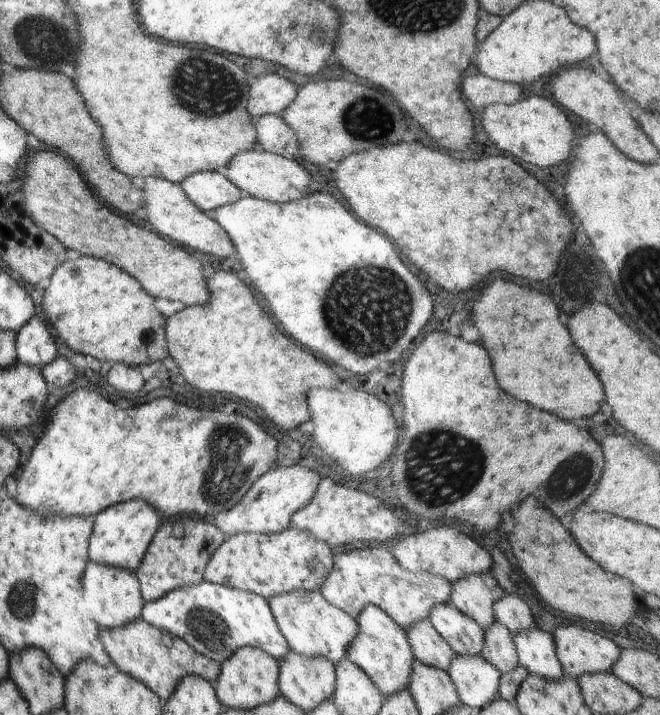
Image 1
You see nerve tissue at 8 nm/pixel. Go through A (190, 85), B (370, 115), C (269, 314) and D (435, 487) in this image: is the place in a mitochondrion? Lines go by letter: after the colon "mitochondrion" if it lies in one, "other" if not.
A: mitochondrion
B: mitochondrion
C: other
D: mitochondrion

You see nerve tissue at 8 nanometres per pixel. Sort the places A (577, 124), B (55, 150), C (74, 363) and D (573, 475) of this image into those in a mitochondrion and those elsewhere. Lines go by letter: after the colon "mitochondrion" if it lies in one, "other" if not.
A: other
B: other
C: other
D: mitochondrion

